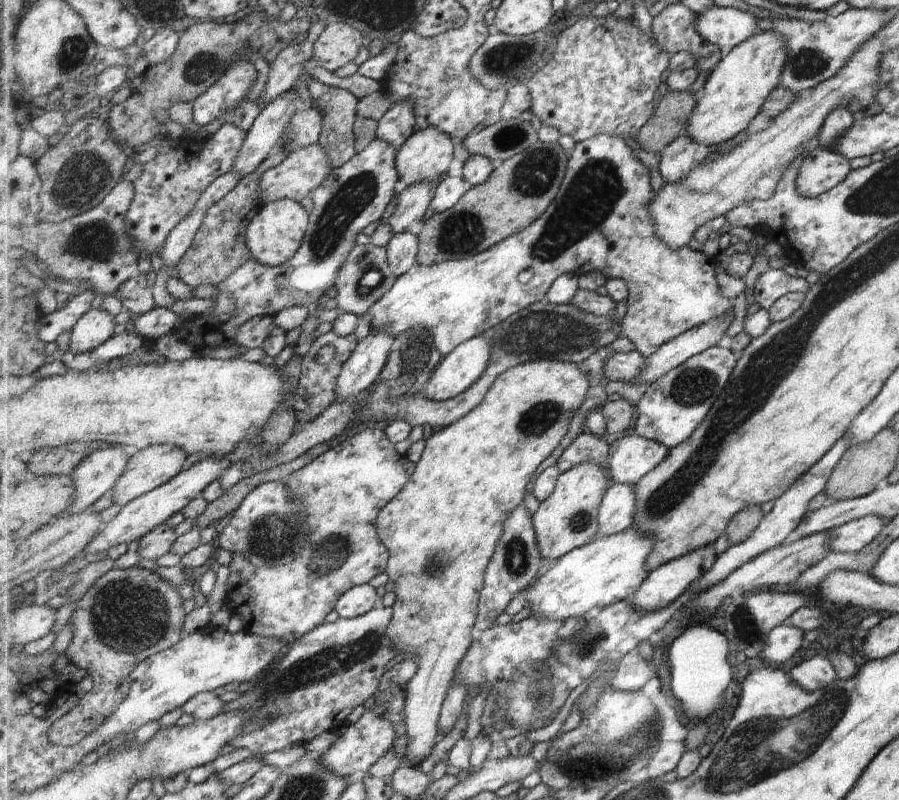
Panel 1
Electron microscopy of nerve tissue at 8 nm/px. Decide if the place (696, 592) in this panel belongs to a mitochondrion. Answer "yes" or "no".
no

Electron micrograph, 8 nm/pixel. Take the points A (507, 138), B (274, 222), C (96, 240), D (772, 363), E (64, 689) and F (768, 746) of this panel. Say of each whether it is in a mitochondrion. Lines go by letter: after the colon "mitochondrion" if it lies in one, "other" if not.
A: mitochondrion
B: other
C: mitochondrion
D: mitochondrion
E: other
F: mitochondrion

